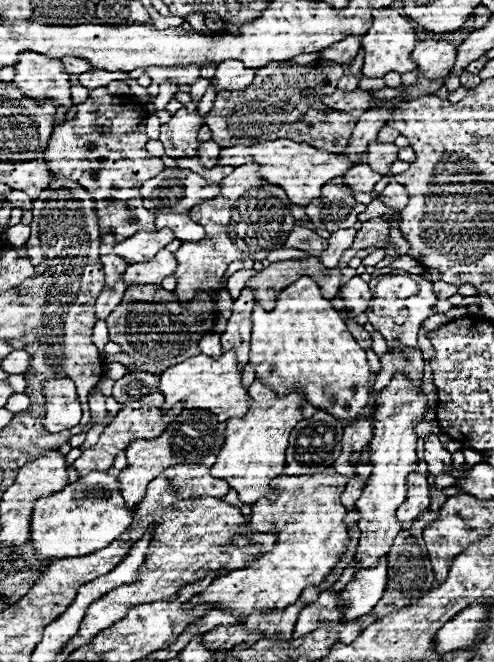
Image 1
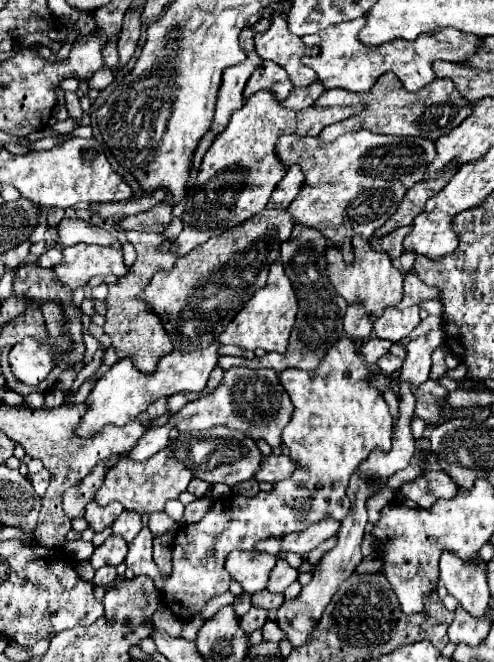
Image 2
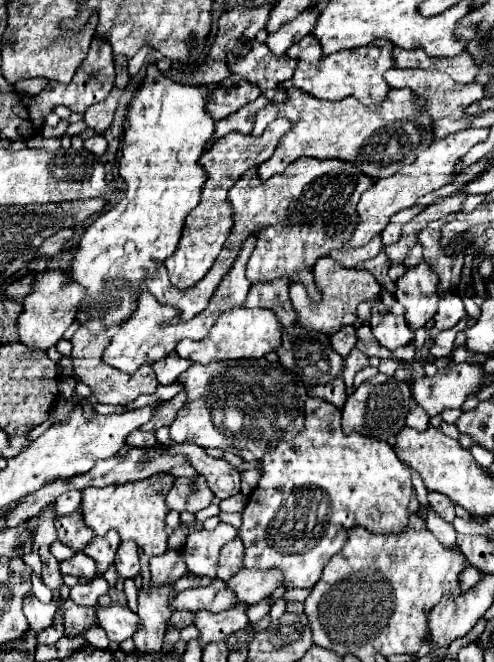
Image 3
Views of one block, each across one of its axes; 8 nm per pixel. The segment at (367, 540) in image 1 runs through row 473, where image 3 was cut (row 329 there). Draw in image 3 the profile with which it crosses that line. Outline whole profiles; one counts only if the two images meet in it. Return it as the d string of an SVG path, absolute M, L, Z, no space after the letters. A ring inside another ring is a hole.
M372 312L370 326L374 332L374 338L386 346L388 350L396 350L398 346L404 346L414 340L412 328L408 328L408 322L404 316L396 316L392 312Z

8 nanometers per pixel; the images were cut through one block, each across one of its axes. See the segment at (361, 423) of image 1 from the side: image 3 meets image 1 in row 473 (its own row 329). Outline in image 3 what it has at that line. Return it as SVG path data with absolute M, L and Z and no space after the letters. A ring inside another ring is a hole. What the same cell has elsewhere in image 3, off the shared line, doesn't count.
M344 326L338 332L334 332L330 336L330 344L332 348L340 354L340 356L348 356L350 350L356 346L356 328L354 326Z

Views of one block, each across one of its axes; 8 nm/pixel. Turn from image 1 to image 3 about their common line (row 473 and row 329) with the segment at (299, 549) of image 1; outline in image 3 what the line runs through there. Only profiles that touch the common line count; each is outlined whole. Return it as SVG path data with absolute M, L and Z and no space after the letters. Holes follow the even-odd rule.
M322 256L313 267L313 274L316 276L318 286L324 290L324 300L326 302L310 302L306 308L302 308L302 312L298 314L298 322L312 326L324 334L332 334L336 332L342 324L354 324L358 318L358 304L364 301L379 301L381 299L382 287L375 280L367 280L366 277L370 272L366 270L356 270L344 268L340 266L332 256ZM364 284L368 284L370 288L363 288Z

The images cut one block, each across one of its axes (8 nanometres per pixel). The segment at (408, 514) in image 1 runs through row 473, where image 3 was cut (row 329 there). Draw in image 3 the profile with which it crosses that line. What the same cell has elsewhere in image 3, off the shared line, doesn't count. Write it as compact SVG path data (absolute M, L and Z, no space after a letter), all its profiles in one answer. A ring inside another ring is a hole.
M424 260L408 268L398 280L396 280L396 298L406 308L406 320L412 326L412 330L422 328L436 312L436 286L438 276L432 270L424 270Z

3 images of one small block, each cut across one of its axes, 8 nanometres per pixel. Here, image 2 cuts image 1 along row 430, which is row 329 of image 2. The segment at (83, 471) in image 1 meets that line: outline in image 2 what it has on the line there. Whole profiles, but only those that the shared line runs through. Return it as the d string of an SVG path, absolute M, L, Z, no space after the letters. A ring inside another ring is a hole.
M126 274L124 278L120 278L118 284L110 286L110 296L106 298L108 312L106 312L104 332L112 338L112 346L116 348L116 354L120 358L130 358L140 372L152 374L156 370L160 356L172 352L174 346L170 344L170 338L164 332L164 326L160 324L160 318L154 316L146 308L146 304L140 304L138 300L138 294L144 290L146 284L148 282L140 282L136 276Z

